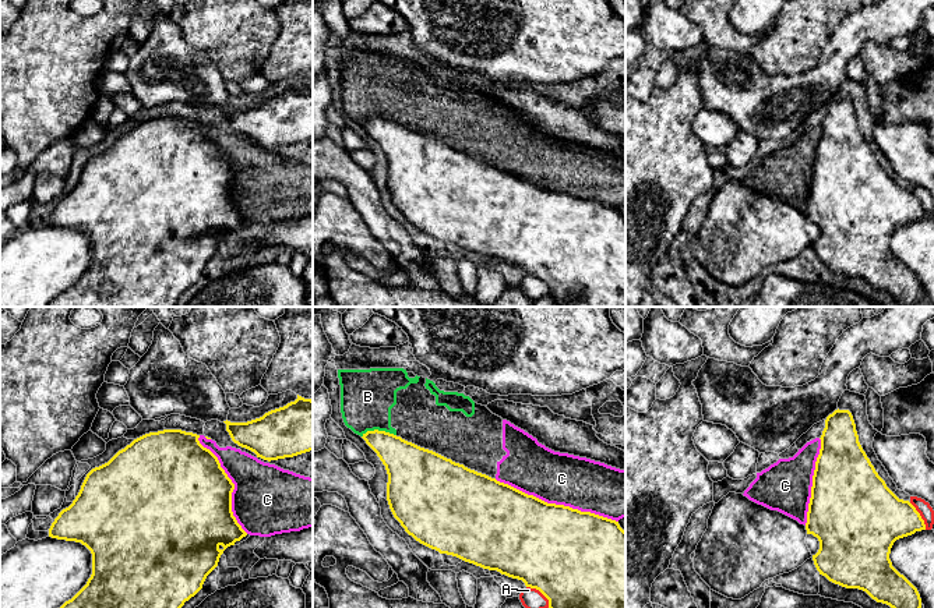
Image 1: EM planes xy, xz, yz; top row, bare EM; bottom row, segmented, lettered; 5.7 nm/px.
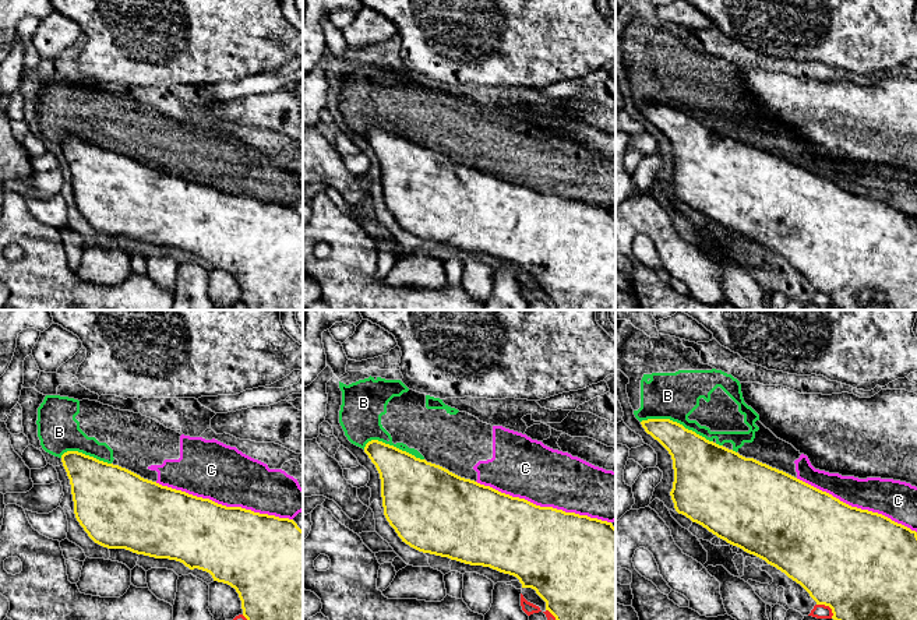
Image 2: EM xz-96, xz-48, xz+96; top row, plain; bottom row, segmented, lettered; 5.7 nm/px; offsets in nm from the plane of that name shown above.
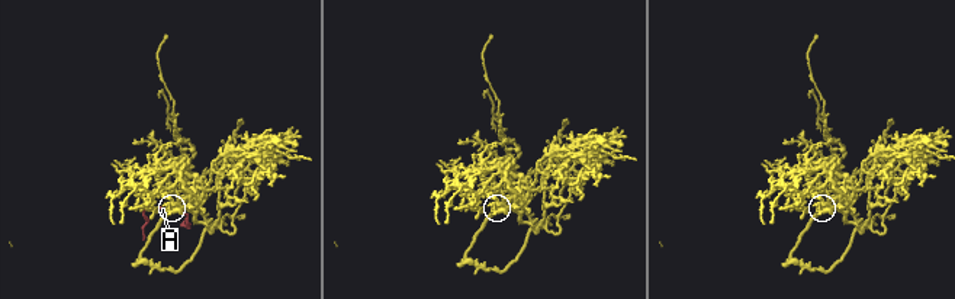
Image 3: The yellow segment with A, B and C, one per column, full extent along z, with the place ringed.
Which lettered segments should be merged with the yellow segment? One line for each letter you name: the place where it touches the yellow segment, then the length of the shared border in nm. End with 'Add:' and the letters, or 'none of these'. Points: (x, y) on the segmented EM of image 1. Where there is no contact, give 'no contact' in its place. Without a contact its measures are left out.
Add: none of these

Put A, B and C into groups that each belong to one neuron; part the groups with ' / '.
A / B C

